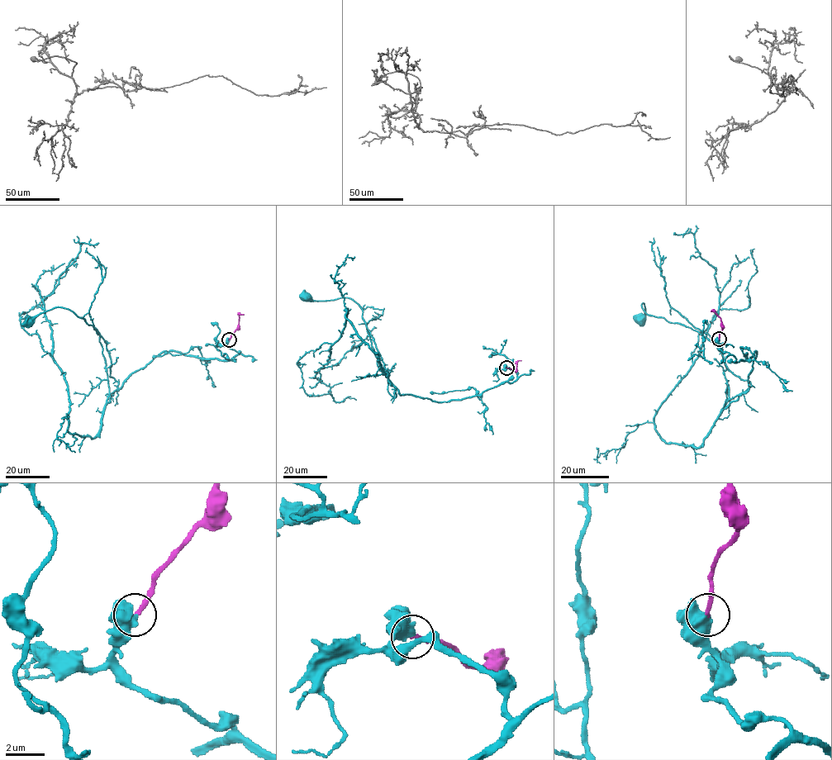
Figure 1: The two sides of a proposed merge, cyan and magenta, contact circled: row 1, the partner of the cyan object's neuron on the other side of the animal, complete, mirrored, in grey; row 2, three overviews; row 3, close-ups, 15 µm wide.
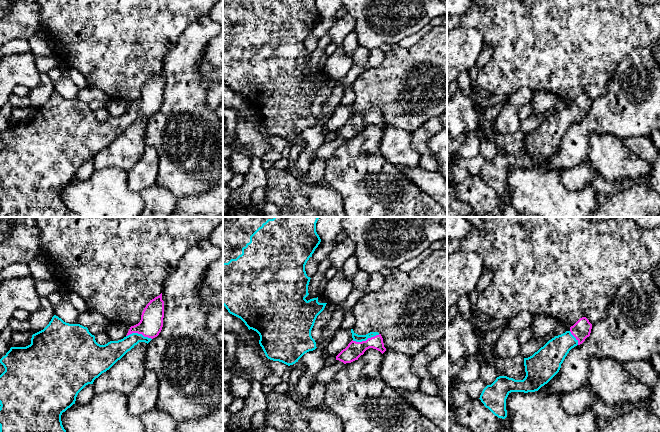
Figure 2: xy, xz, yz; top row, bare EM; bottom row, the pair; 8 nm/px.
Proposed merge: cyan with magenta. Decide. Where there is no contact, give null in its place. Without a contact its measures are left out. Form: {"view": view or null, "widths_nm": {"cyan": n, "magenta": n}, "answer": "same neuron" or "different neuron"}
{"view": "xz", "widths_nm": {"cyan": 60, "magenta": 140}, "answer": "same neuron"}

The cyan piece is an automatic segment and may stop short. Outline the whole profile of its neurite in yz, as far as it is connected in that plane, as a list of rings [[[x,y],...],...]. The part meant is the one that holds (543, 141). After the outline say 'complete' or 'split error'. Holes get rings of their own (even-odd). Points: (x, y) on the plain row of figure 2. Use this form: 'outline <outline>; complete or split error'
outline [[[586,93],[580,94],[569,107],[555,112],[549,116],[543,123],[528,134],[524,134],[526,152],[523,156],[515,156],[507,152],[499,152],[491,160],[487,161],[481,171],[480,176],[498,194],[507,193],[506,175],[511,168],[535,168],[547,160],[560,146],[561,140],[569,127],[577,121],[582,120],[590,112],[592,100]]]; split error

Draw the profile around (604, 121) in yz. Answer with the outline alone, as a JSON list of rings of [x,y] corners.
[[[636,47],[618,64],[606,92],[592,100],[590,112],[569,127],[556,154],[538,169],[572,168],[587,161],[593,134],[610,134],[624,141],[629,137],[649,136],[653,130],[660,131],[660,66],[653,50]]]

